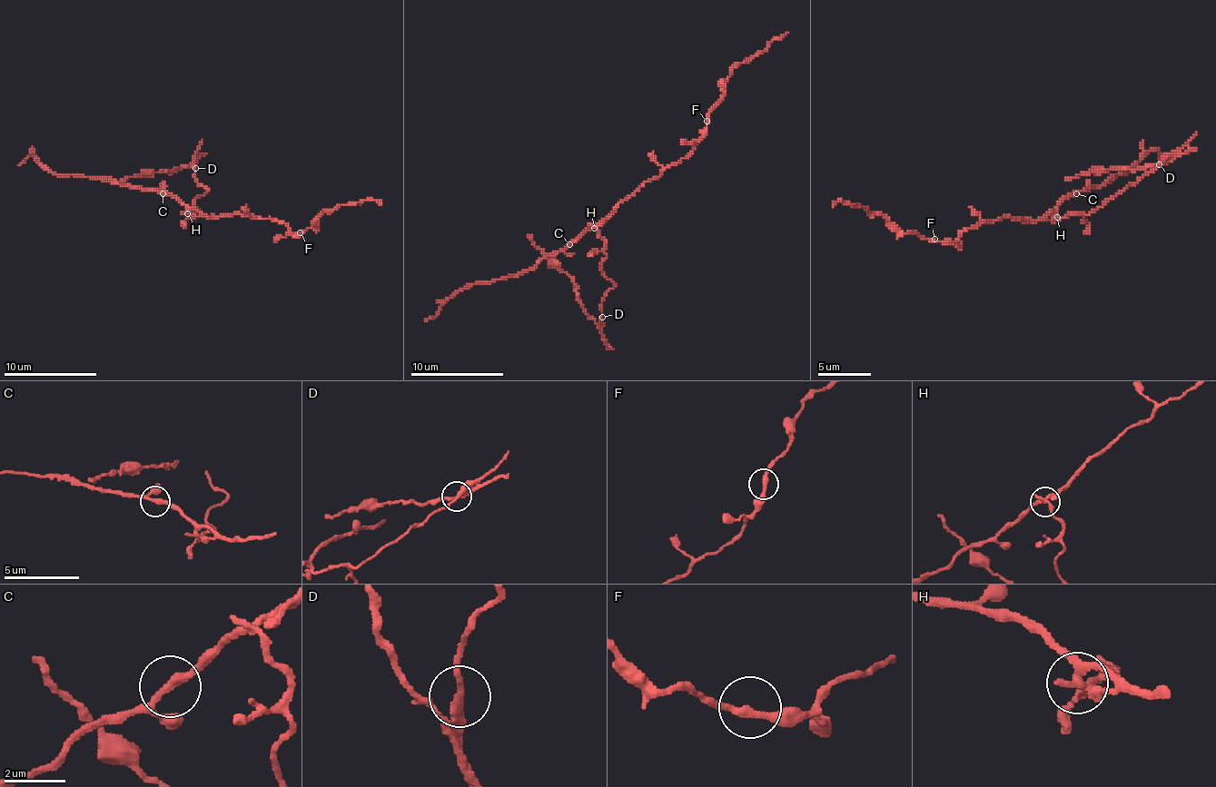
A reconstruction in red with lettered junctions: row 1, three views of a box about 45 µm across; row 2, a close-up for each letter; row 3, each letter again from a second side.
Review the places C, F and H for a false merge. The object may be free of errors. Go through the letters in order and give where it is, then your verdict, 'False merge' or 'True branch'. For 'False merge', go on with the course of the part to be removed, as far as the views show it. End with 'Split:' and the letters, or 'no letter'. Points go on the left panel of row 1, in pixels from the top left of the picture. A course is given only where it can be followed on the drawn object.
C: Place: (163, 193). True branch
F: Place: (300, 232). True branch
H: Place: (187, 213). False merge. Course of the part to remove: (188, 214), (200, 210), (195, 205), (207, 191), (191, 168), (142, 172), (121, 181)
Split: H

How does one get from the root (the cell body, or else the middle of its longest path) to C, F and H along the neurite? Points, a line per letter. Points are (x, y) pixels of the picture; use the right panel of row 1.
C: (1031, 221), (1039, 221), (1076, 193)
F: (1031, 221), (999, 218), (966, 228), (954, 241), (934, 239)
H: (1031, 221), (1054, 221), (1057, 218)

